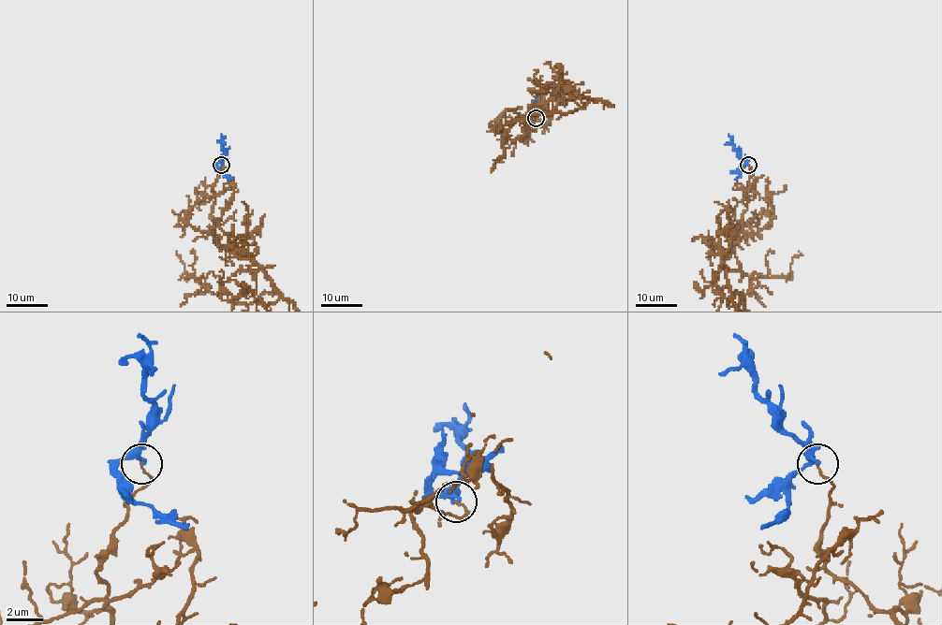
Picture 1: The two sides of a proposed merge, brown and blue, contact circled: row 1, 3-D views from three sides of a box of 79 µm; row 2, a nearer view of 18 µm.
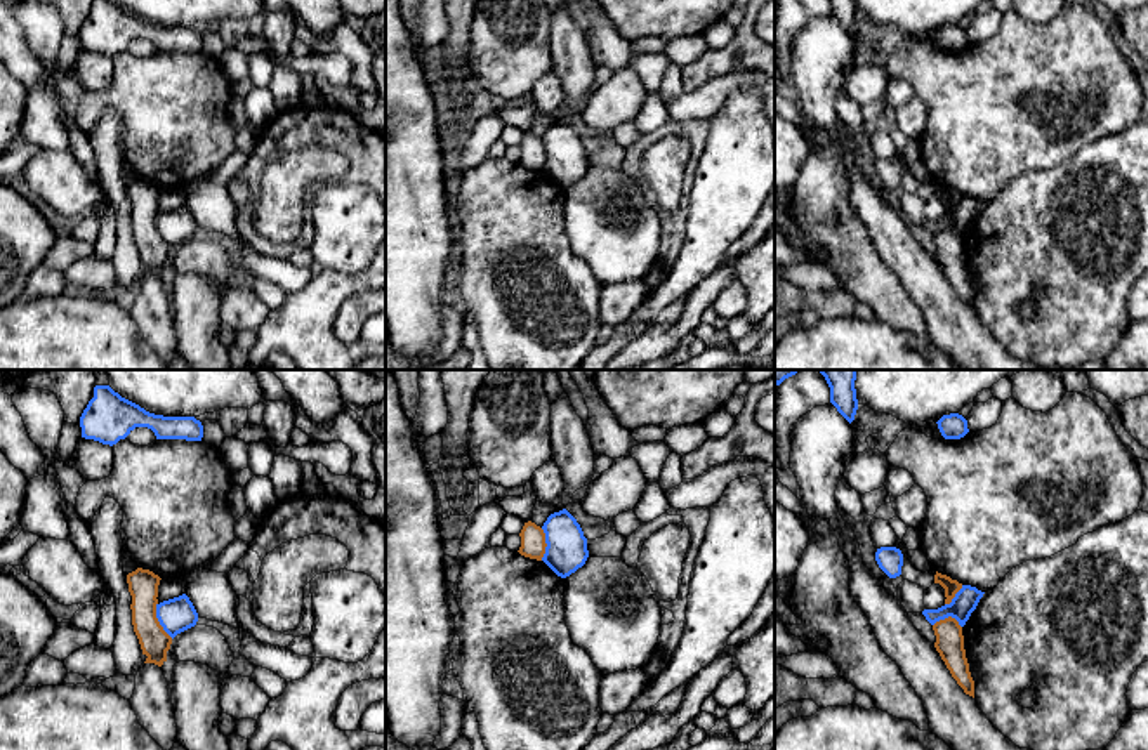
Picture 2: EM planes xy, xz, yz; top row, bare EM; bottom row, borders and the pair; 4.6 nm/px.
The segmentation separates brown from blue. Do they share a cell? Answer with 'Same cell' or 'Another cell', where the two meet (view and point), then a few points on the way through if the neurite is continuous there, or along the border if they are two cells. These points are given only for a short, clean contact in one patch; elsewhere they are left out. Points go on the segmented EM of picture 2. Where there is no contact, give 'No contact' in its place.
Another cell. Touches brown at xy (157, 620). Boundary: xy (157, 603), (157, 620), (172, 638)

